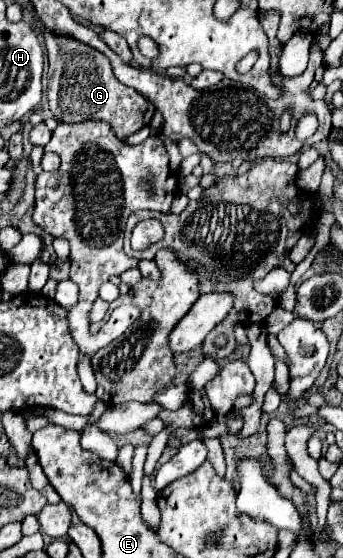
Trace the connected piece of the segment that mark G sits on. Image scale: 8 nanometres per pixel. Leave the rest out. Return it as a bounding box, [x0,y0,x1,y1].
[43,29,155,139]

